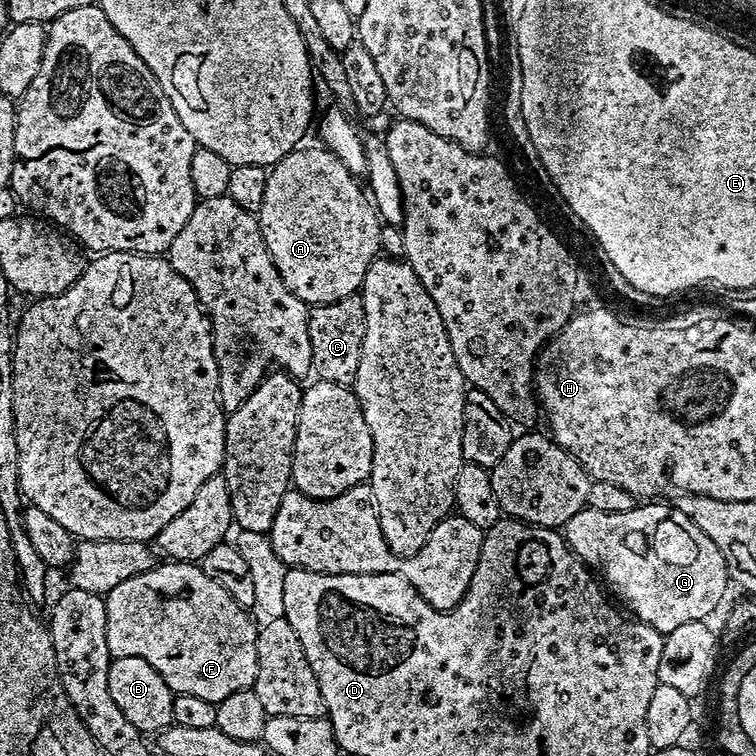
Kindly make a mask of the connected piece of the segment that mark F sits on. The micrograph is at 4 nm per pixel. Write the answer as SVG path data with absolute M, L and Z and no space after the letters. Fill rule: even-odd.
M157 563L155 568L146 570L146 574L138 574L134 578L126 578L126 582L118 582L118 586L114 586L114 590L107 592L104 605L106 606L108 652L114 658L117 656L146 658L146 662L150 662L150 666L154 666L154 670L158 670L158 674L162 674L162 678L168 683L173 693L195 694L198 698L206 698L206 702L215 705L222 702L222 698L230 698L230 694L234 694L238 690L252 688L255 685L256 675L258 674L258 654L256 653L257 621L252 621L248 617L251 616L249 609L242 607L238 602L234 602L234 598L230 598L230 594L226 594L226 590L222 590L222 586L218 586L218 582L214 582L214 578L206 578L206 574L200 569L199 563Z

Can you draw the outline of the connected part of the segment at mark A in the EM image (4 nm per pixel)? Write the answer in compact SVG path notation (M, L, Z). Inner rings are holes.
M298 146L290 154L286 154L281 158L278 163L271 165L268 181L266 182L266 195L262 201L262 210L258 214L258 219L262 230L262 238L266 242L266 250L270 250L270 258L278 270L282 282L286 282L286 286L301 302L309 306L315 306L317 304L338 302L338 298L357 295L363 289L366 270L371 266L372 261L377 259L379 253L376 251L380 248L382 221L377 216L376 206L372 203L369 193L362 187L361 181L353 176L350 170L346 170L346 166L342 166L342 158L338 158L331 150L323 146L315 146L316 148L304 147Z

